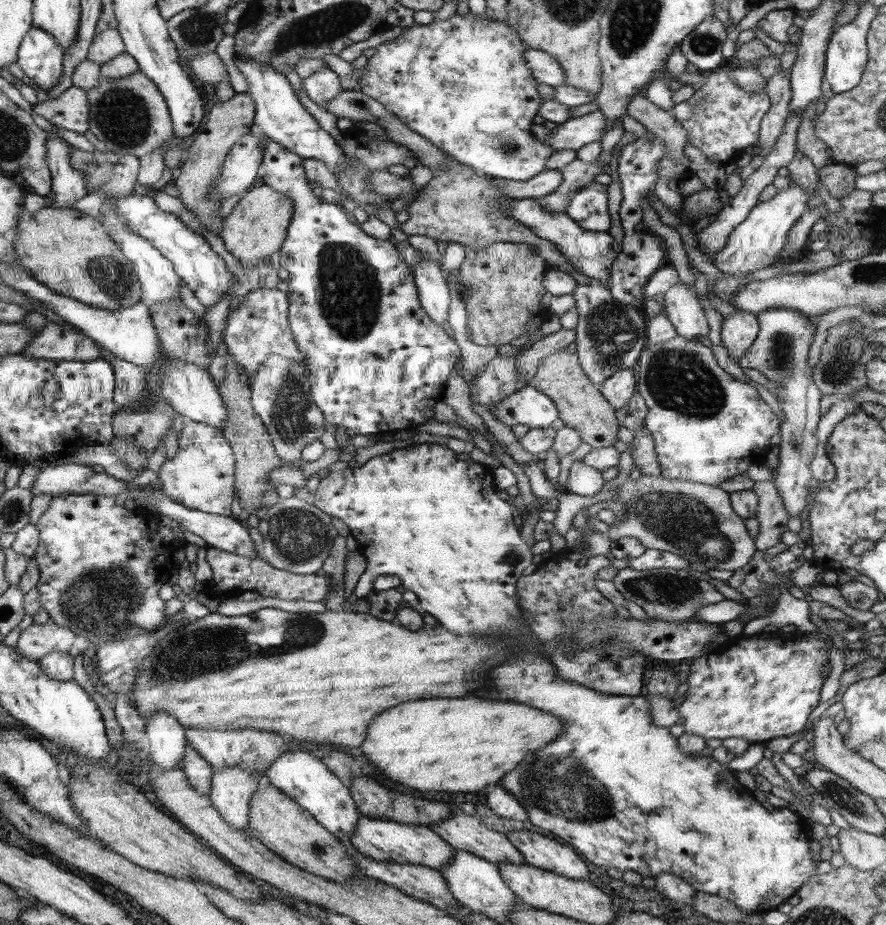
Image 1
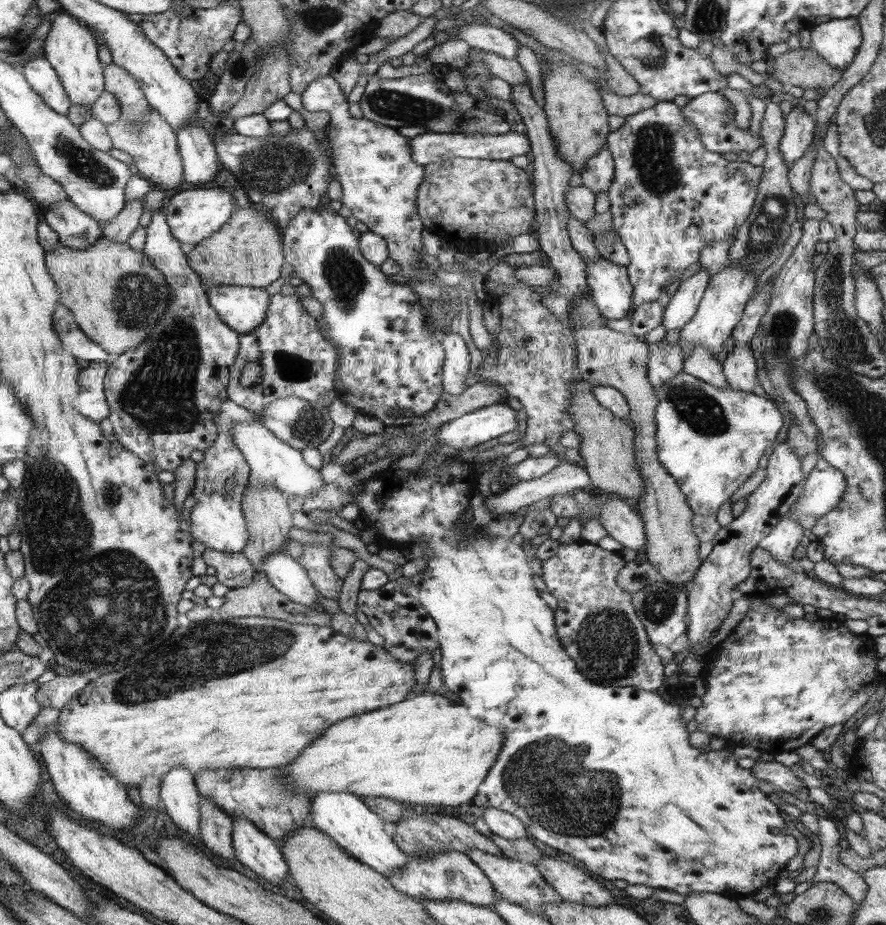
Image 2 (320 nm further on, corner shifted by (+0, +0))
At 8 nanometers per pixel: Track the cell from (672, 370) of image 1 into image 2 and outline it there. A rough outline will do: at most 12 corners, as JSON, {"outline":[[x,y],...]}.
{"outline":[[684,371],[654,390],[658,460],[716,515],[784,426]]}

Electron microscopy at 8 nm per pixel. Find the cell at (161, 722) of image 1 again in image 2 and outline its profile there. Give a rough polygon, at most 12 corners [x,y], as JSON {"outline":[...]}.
{"outline":[[175,766],[159,797],[172,822],[201,836],[200,793],[195,777]]}

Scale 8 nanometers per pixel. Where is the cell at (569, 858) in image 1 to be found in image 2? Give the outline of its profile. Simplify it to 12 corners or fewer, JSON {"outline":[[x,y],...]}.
{"outline":[[559,857],[536,864],[566,902],[614,904],[600,882]]}

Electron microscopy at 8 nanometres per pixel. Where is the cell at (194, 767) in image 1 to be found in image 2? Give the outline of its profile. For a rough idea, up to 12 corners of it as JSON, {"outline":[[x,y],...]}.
{"outline":[[201,796],[202,844],[234,860],[233,820]]}

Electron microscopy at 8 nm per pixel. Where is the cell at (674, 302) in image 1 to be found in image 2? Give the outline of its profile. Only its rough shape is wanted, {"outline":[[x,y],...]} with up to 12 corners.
{"outline":[[697,344],[684,359],[683,371],[726,390],[723,366]]}

